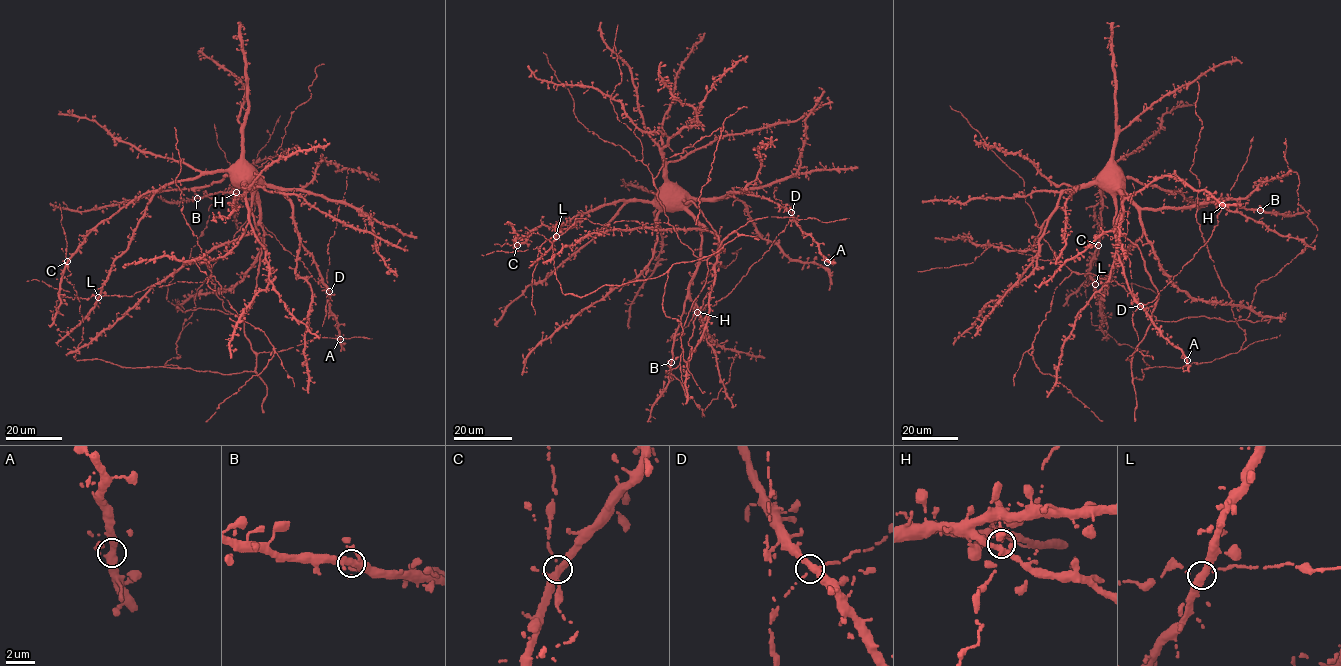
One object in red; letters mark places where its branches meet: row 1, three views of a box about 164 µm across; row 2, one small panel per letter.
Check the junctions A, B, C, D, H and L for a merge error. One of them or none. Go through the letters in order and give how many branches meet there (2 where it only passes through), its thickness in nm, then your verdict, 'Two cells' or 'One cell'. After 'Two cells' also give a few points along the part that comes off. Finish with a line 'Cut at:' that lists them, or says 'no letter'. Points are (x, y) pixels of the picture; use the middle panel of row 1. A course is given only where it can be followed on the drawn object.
A: Branches: 3. Thickness 360 nm. One cell
B: Branches: 4. Thickness 320 nm. One cell
C: Branches: 4. Thickness 360 nm. One cell
D: Branches: 3. Thickness 360 nm. One cell
H: Branches: 4. Thickness 280 nm. One cell
L: Branches: 4. Thickness 260 nm. One cell
Cut at: no letter

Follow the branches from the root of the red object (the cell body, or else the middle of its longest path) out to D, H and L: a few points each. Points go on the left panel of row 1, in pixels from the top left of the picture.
D: (239, 165), (256, 181), (272, 184), (289, 201), (299, 243), (312, 257), (329, 291)
H: (239, 165), (235, 164), (236, 172), (252, 187), (259, 201), (232, 193), (236, 192)
L: (239, 165), (234, 164), (223, 172), (205, 172), (175, 180), (153, 195), (130, 244), (114, 261), (98, 297)

